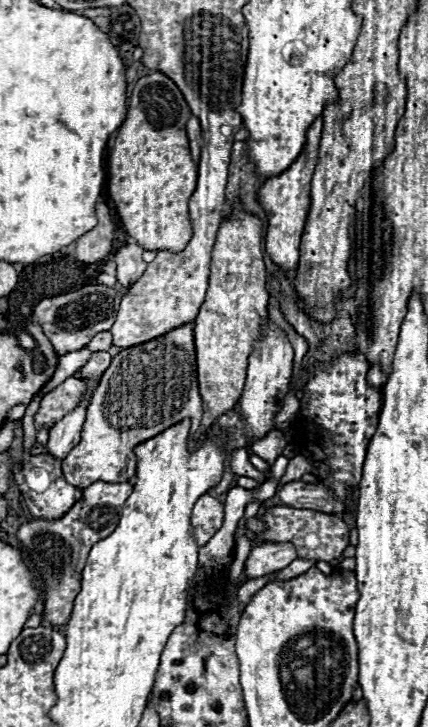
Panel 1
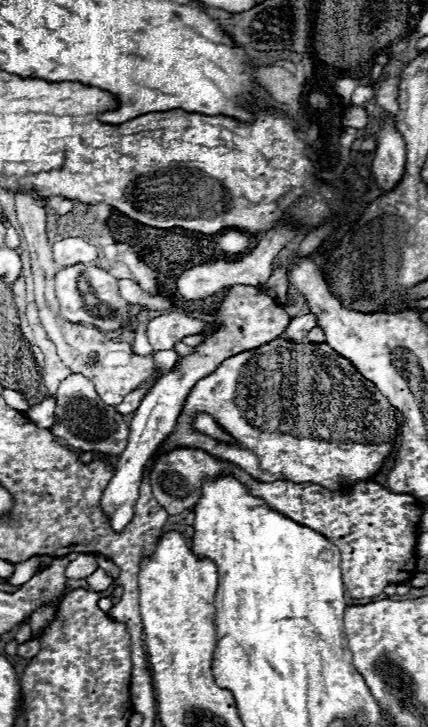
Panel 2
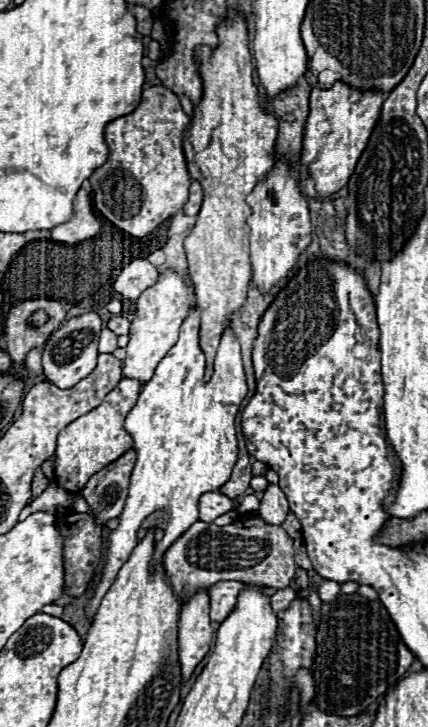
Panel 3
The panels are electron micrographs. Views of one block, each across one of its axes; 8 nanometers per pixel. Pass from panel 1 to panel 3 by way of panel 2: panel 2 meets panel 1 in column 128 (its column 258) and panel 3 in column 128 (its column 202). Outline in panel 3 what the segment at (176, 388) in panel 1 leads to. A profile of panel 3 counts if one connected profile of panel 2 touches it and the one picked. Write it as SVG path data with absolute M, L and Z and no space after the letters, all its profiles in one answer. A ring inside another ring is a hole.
M122 378L120 384L104 398L98 408L90 410L88 414L80 416L76 422L70 422L64 430L60 430L54 456L54 482L60 488L74 494L80 492L92 474L112 464L116 458L120 458L132 448L132 438L124 430L124 418L128 410L132 410L132 406L136 404L142 386L144 382L136 378Z

